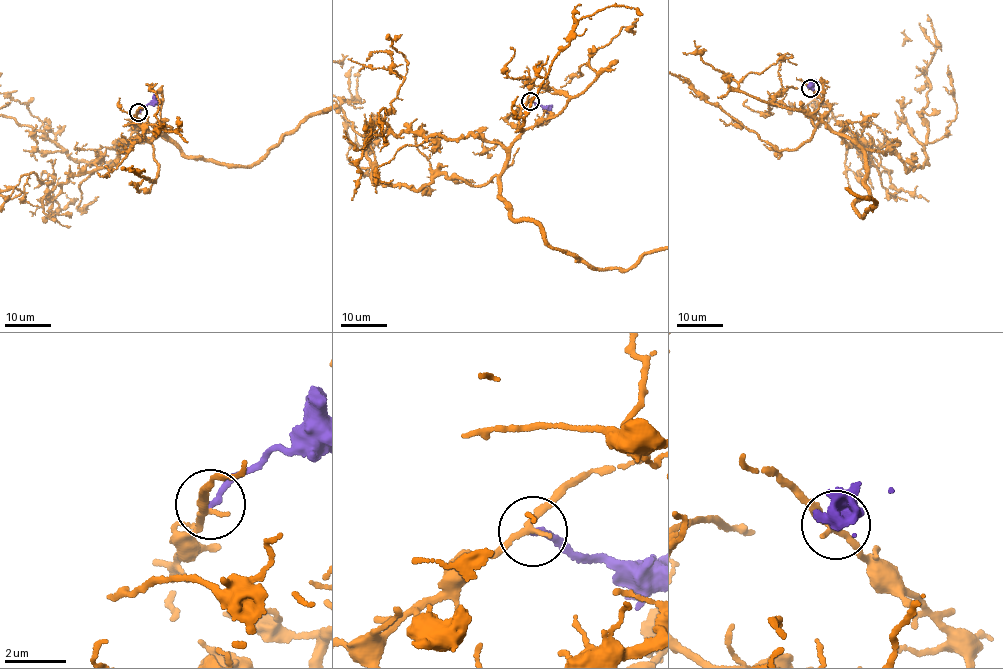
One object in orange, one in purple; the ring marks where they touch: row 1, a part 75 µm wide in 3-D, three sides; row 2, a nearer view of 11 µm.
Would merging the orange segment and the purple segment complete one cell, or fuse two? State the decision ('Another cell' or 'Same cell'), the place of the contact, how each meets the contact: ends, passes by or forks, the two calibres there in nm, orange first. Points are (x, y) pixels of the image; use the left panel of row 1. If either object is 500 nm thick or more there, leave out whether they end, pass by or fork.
Another cell. Place: (138, 112). At the ring orange passes by. At the ring purple ends. Thickness 200 nm (orange) against 190 nm

